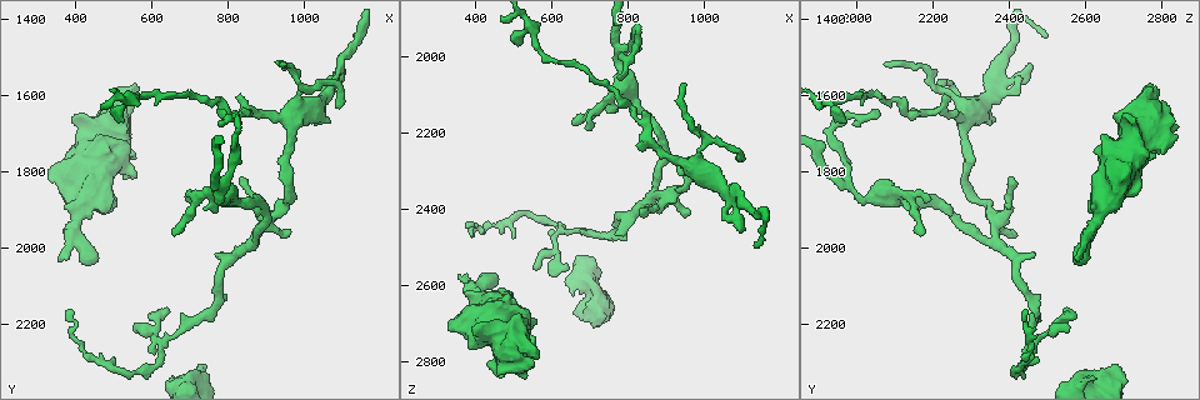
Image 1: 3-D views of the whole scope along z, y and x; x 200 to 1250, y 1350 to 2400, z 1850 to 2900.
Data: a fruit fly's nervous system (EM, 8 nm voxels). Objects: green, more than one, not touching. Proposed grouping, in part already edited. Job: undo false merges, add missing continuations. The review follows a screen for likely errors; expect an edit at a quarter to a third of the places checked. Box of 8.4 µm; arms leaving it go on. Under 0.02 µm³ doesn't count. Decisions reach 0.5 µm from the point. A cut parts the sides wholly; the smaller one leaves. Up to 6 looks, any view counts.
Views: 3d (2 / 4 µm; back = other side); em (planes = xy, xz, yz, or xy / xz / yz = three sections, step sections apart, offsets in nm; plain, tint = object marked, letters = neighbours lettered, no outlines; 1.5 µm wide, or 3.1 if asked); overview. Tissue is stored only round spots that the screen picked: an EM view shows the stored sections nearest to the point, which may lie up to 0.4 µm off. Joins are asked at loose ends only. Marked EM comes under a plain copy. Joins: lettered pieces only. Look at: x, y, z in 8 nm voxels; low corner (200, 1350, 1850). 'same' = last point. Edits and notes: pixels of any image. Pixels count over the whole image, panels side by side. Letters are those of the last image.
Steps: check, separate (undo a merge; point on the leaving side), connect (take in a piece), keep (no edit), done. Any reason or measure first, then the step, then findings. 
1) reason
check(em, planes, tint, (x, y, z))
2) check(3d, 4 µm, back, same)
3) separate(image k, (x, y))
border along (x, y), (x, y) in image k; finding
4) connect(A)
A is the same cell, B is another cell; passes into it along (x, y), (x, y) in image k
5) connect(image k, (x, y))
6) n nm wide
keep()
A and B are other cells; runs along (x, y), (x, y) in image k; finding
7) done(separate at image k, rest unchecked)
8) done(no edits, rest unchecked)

thin end
check(em, yz, step 4, tint, (1140, 1455, 2495))

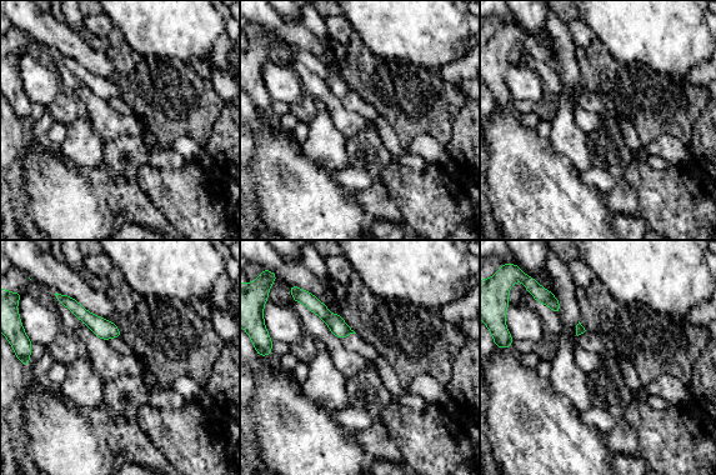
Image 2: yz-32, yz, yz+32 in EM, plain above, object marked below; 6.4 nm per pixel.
another direction
check(em, planes, letters, same)

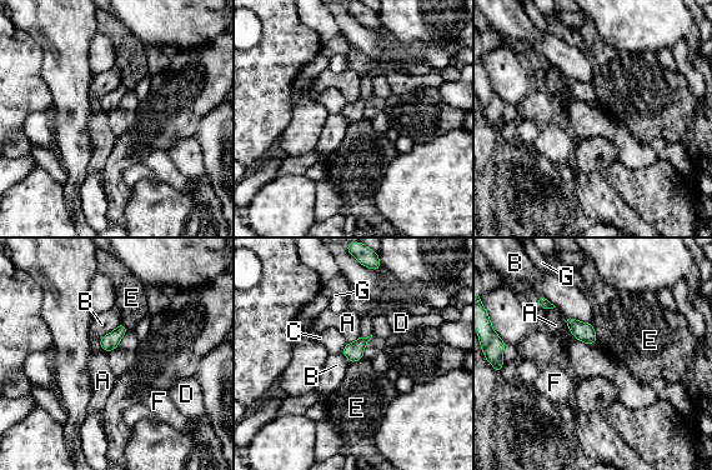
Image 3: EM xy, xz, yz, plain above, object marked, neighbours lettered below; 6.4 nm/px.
keep()
A, B, C, D, E, F and G are other cells; border along (563, 316), (570, 333), (575, 338) in image 3; none of them fits

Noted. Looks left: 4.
an open end
check(em, planes, letters, (835, 1820, 2405))

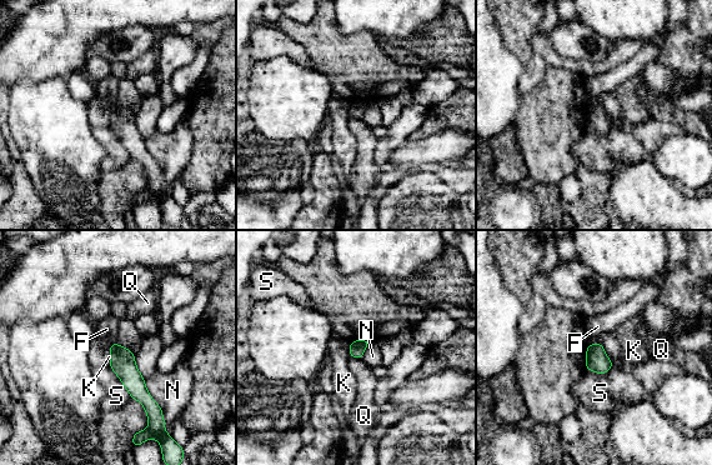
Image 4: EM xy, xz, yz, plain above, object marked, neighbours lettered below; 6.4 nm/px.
100 nm wide
keep()
F, K, N, Q and S are other cells; runs along (114, 346), (136, 389), (155, 414) in image 4; no lettered piece goes on from it

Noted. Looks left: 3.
branch stops here
check(3d, 4 µm, (740, 2310, 2680))

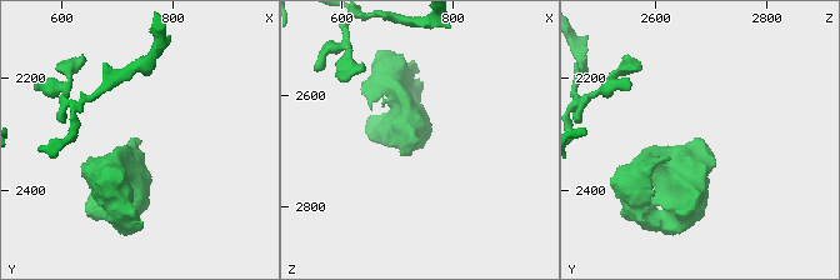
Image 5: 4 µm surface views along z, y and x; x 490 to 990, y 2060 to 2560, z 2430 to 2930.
check(em, planes, letters, (735, 2310, 2685))

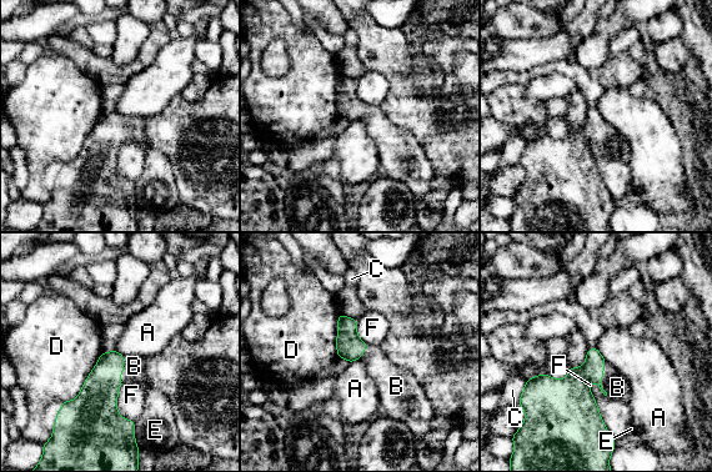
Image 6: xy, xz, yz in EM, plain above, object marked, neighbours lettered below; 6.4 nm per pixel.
connect(B)
B is the same cell, A, C, D, E and F are other cells; it goes on there

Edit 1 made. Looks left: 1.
done(connect at image 6, rest unchecked)

